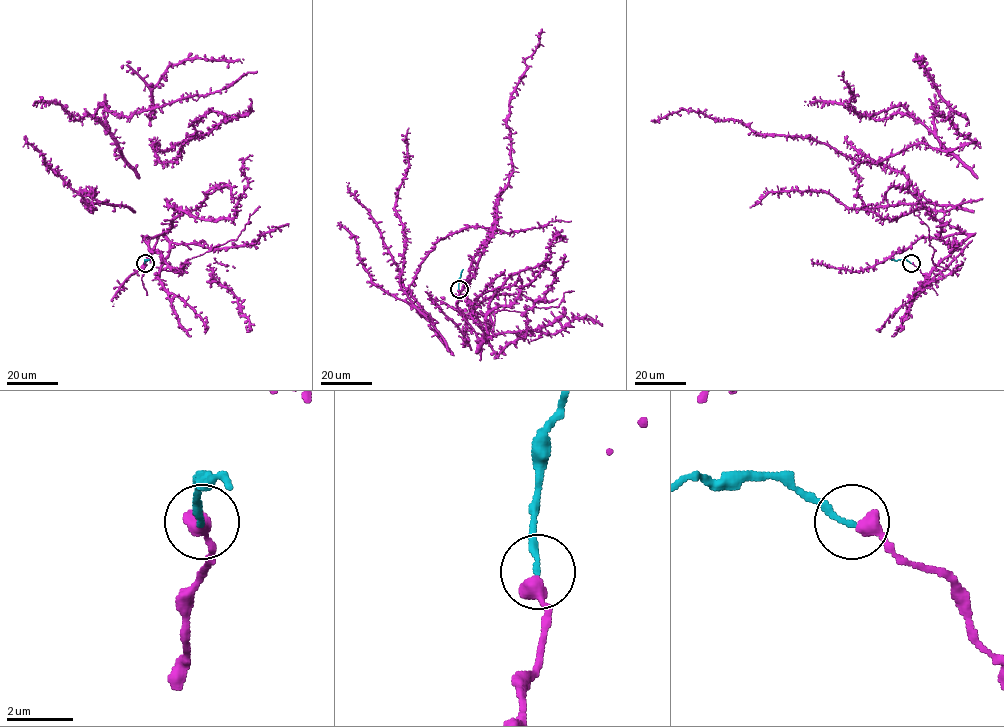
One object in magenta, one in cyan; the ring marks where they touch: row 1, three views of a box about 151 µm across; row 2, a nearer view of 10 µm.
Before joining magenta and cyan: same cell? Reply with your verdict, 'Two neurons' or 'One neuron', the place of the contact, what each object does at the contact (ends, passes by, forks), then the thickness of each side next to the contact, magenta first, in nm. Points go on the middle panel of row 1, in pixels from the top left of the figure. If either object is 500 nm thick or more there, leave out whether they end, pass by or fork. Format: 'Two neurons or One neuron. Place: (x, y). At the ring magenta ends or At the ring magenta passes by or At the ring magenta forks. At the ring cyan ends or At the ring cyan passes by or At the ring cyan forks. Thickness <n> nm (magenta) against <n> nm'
One neuron. Place: (459, 289). At the ring magenta ends. At the ring cyan ends. Thickness 480 nm (magenta) against 200 nm

